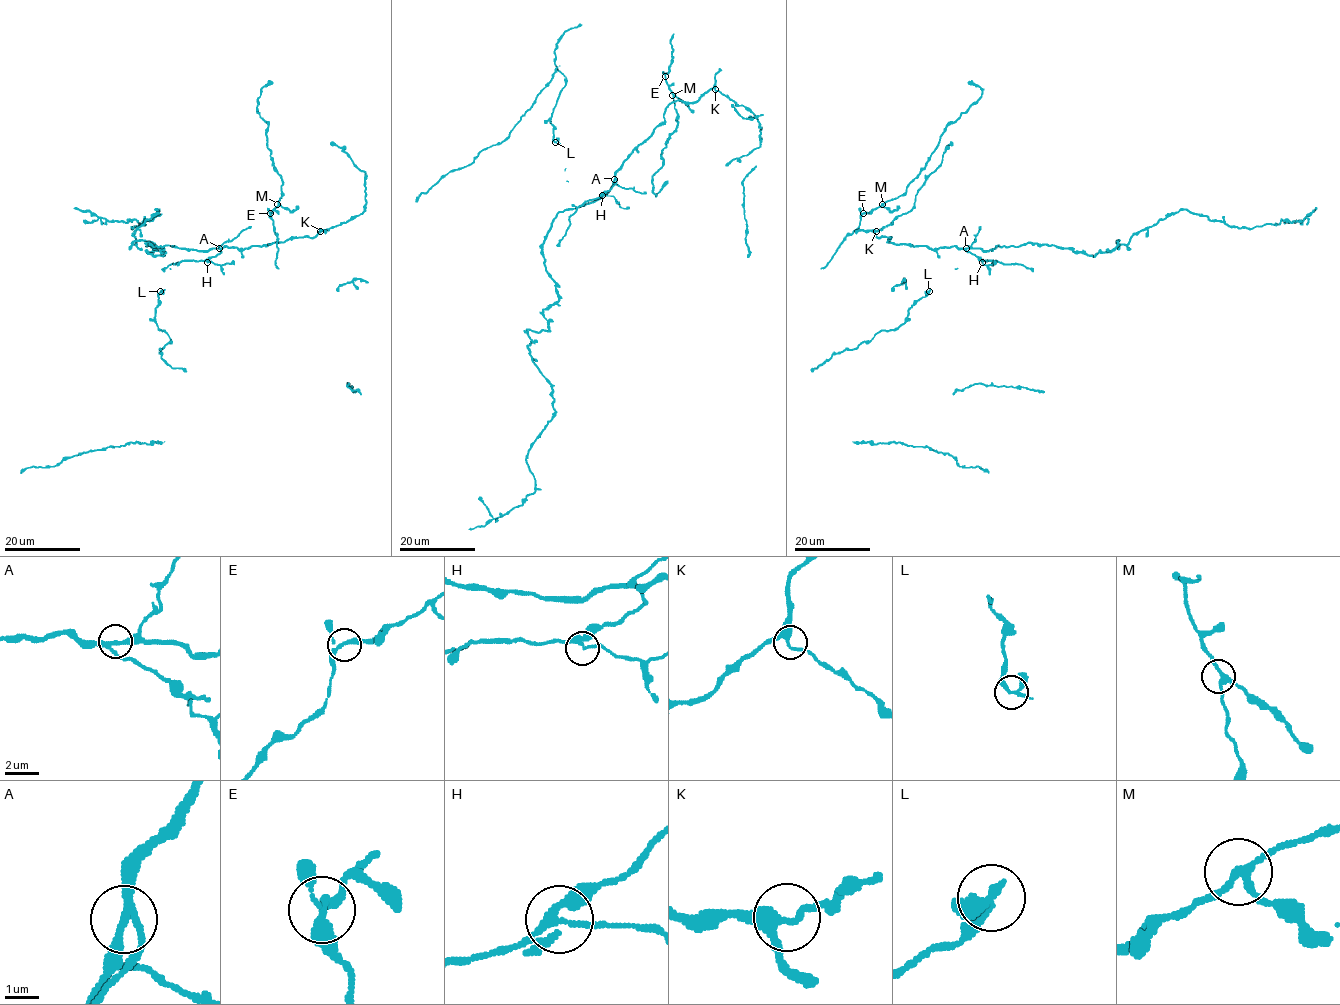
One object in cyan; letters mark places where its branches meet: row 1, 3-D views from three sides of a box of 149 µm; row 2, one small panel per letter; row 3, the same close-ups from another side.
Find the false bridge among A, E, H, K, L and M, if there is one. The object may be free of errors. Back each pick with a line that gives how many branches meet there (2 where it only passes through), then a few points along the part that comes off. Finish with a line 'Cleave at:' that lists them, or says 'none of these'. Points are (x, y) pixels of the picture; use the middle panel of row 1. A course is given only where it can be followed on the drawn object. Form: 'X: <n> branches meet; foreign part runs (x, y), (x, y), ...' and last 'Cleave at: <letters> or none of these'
Cleave at: none of these

